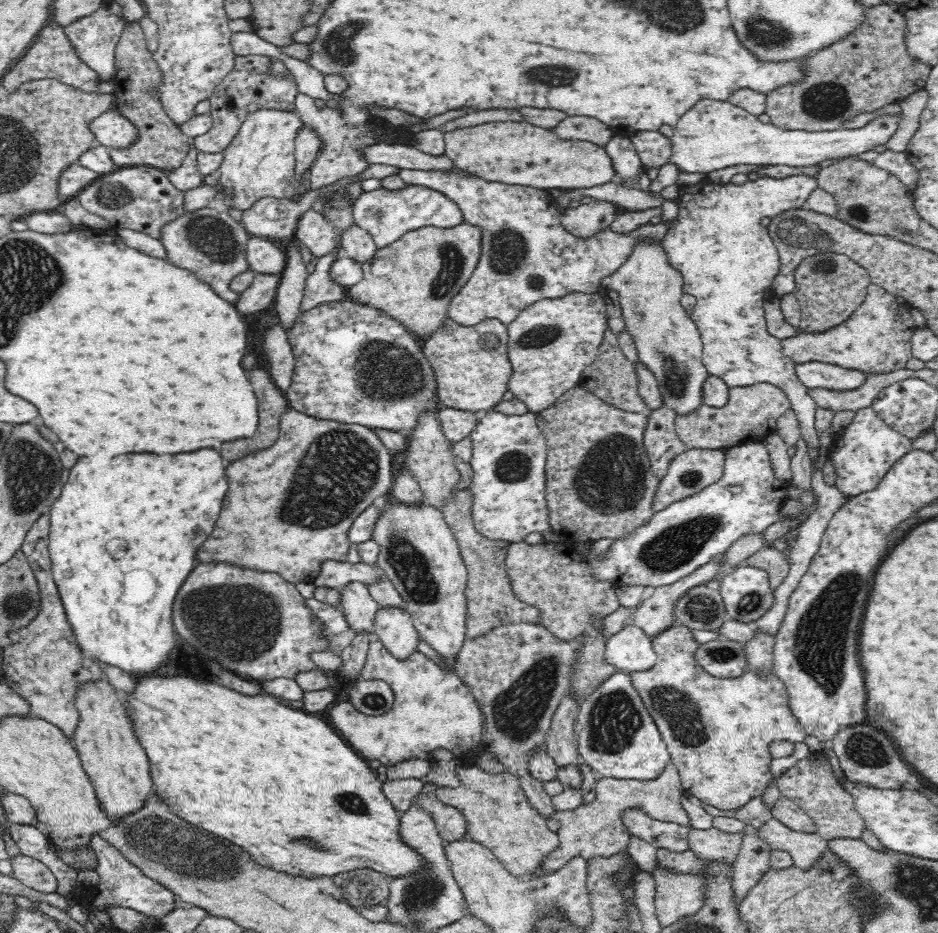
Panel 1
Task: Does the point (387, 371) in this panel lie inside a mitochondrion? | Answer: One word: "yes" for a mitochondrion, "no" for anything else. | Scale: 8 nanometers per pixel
yes

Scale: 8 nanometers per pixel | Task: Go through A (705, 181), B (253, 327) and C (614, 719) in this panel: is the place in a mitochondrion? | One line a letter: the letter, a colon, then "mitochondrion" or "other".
A: other
B: other
C: mitochondrion

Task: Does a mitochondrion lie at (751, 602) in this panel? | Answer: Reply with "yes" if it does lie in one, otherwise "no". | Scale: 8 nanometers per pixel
yes

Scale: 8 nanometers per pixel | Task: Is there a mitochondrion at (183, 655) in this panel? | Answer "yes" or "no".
yes

